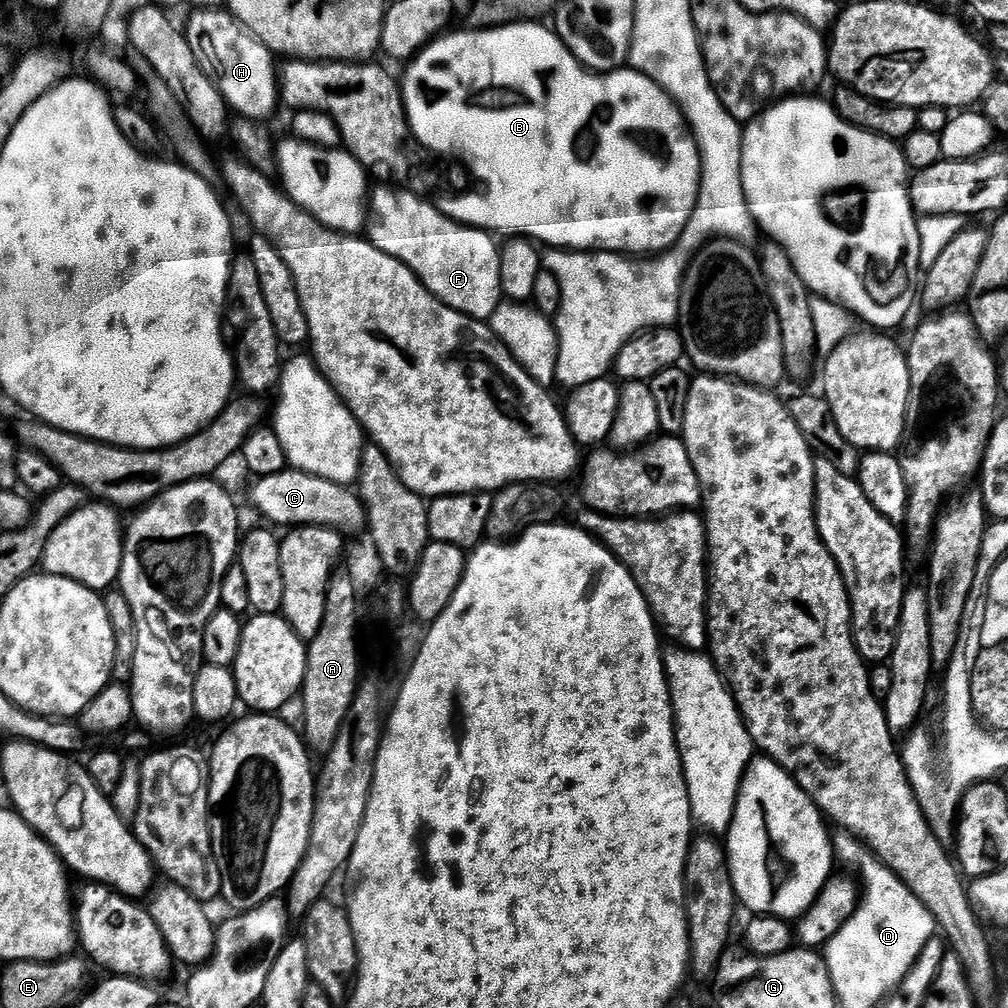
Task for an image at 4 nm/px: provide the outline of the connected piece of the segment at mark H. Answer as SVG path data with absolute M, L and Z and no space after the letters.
M201 8L191 13L186 35L198 66L218 86L222 98L233 113L263 122L278 108L278 68L274 66L274 54L256 39L235 16L227 10Z

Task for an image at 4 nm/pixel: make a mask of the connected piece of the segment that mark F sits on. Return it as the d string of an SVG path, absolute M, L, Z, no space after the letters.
M373 187L366 204L366 238L378 250L398 258L446 306L475 320L491 321L502 302L501 249L483 228L469 228L441 214L437 205L407 188Z

